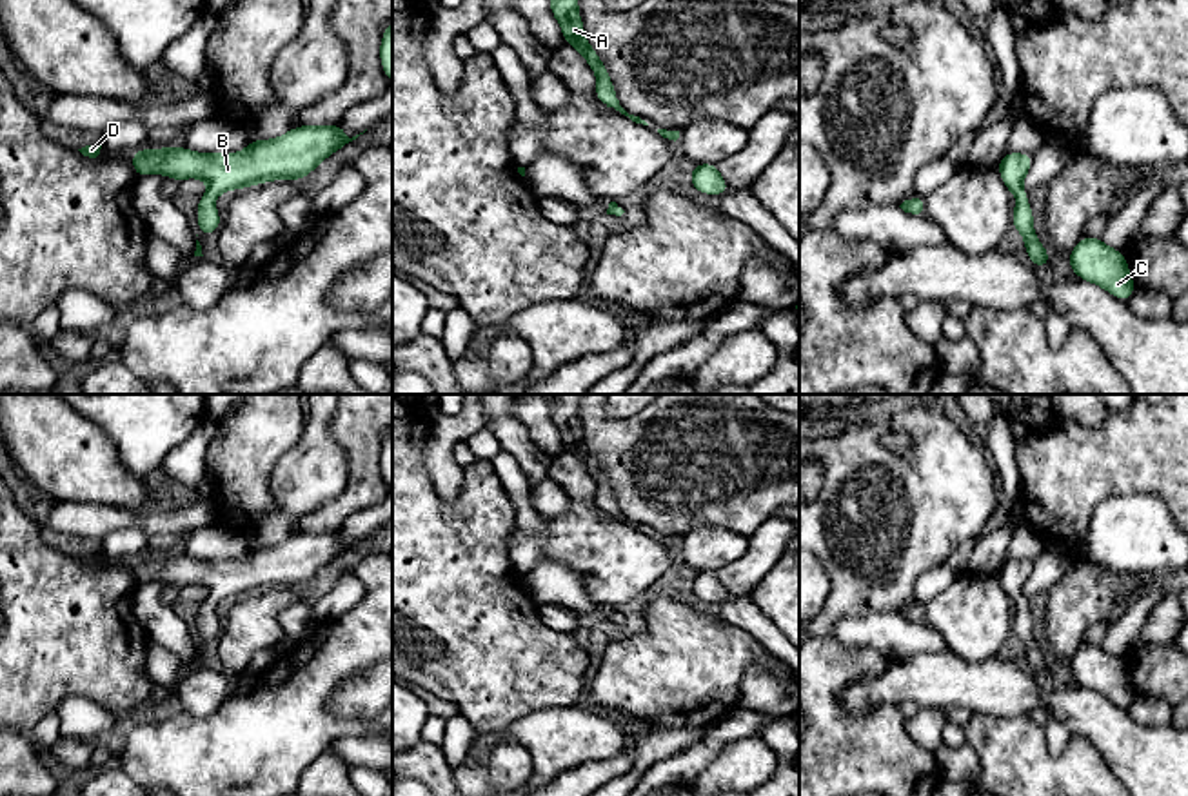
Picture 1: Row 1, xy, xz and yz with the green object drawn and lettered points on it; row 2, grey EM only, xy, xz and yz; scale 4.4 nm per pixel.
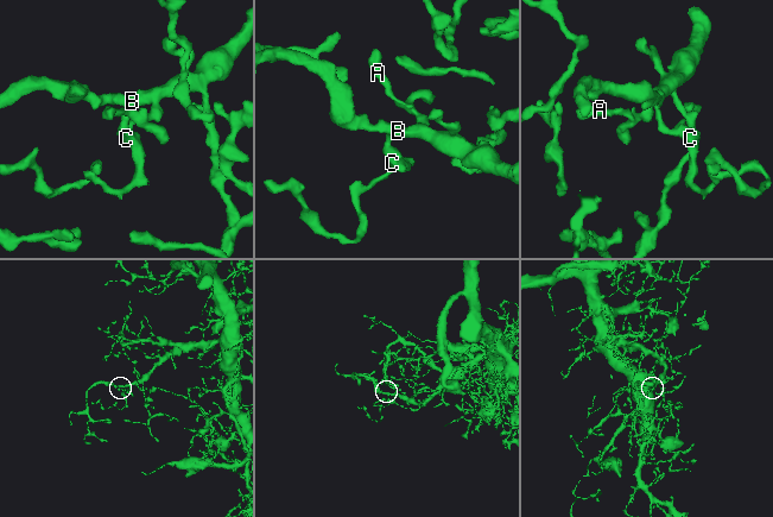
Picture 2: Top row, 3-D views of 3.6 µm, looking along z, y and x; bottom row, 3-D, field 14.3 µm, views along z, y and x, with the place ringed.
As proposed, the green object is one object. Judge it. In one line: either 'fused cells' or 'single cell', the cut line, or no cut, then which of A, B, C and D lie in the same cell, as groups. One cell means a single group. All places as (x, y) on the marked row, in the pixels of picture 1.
single cell; no cut; A B C D

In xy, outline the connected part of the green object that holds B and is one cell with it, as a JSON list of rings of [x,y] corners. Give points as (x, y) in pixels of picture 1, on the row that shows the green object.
[[[342,124],[336,125],[298,125],[285,134],[272,140],[249,140],[249,145],[233,154],[220,153],[194,153],[187,147],[167,147],[167,149],[140,149],[131,153],[131,165],[134,167],[136,178],[147,174],[165,174],[178,180],[203,178],[207,182],[207,193],[198,198],[196,218],[202,236],[207,236],[220,229],[222,220],[216,211],[214,198],[233,189],[245,189],[256,184],[265,184],[272,180],[302,180],[311,174],[316,165],[329,158],[338,149],[343,149],[349,142],[356,140],[360,134],[349,138],[343,133]]]

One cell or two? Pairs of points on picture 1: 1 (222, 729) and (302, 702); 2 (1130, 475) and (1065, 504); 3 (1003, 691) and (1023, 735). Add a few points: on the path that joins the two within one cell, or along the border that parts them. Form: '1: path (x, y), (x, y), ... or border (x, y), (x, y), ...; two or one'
1: path (242, 729), (275, 729), (282, 722); one
2: path (1114, 475), (1094, 475), (1081, 487); one
3: border (974, 713), (1030, 716); two

